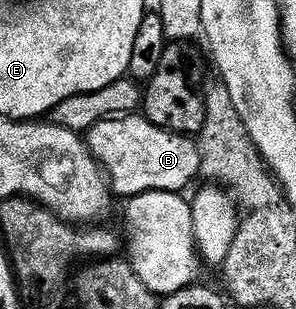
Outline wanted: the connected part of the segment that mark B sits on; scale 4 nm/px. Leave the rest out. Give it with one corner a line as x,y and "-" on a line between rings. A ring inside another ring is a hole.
143,116
107,118
86,132
86,141
111,189
124,200
155,190
180,194
195,178
201,177
199,145
191,137
158,128

